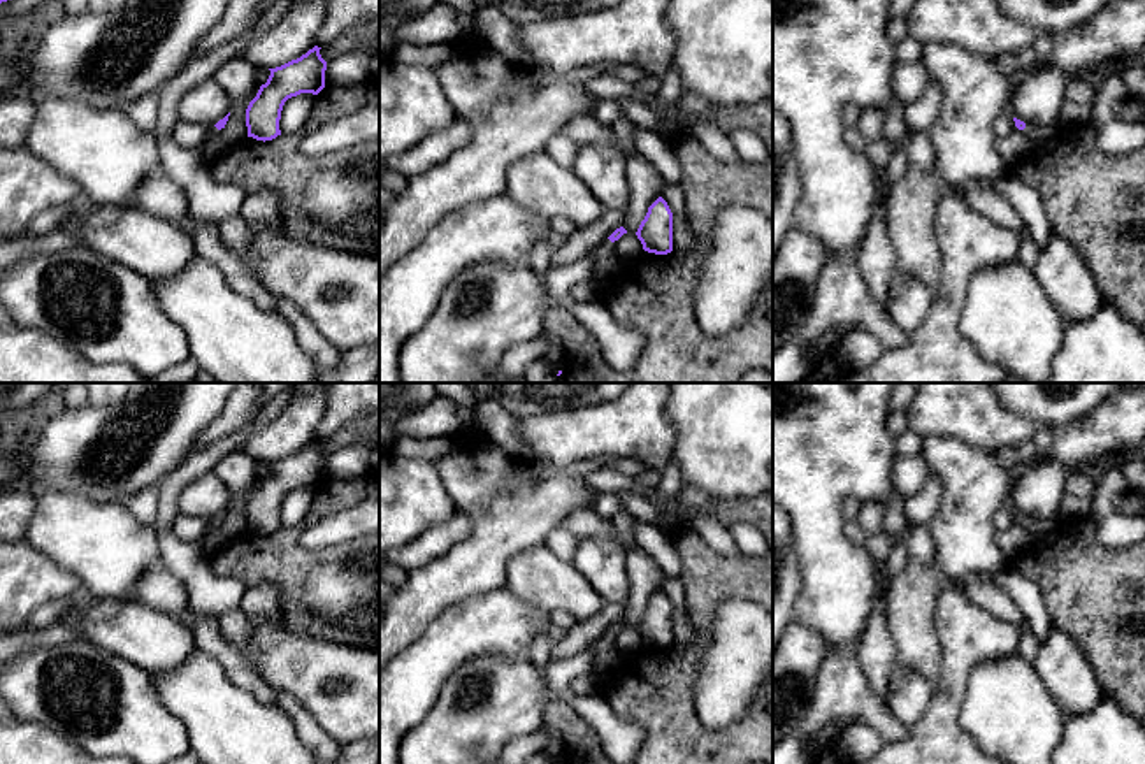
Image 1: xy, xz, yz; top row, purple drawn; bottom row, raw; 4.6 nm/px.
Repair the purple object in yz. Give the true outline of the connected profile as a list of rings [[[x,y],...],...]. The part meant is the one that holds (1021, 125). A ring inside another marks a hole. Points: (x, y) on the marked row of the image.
[[[1013,118],[1013,121],[1015,121],[1015,126],[1026,133],[1031,148],[1036,148],[1036,146],[1050,148],[1059,132],[1059,126],[1026,125],[1017,118]]]

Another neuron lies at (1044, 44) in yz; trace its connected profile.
[[[1036,33],[1033,47],[1036,53],[1036,61],[1041,65],[1041,70],[1055,68],[1052,65],[1054,46],[1057,39],[1050,33]]]

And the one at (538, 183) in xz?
[[[546,151],[508,169],[506,195],[546,218],[569,218],[578,228],[597,221],[606,211],[576,174],[558,165]]]

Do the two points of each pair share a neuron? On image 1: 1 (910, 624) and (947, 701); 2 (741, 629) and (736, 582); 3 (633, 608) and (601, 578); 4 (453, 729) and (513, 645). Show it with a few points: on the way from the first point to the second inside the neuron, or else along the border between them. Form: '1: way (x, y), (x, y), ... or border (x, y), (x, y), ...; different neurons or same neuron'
1: border (938, 640), (940, 680), (933, 689); different neurons
2: border (754, 601), (724, 599), (713, 613), (710, 629); different neurons
3: border (626, 559), (629, 598), (624, 603); different neurons
4: border (527, 654), (517, 657), (482, 654), (464, 663); different neurons

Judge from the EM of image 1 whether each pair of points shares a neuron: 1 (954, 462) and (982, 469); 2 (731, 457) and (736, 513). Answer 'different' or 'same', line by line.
1: same
2: different

